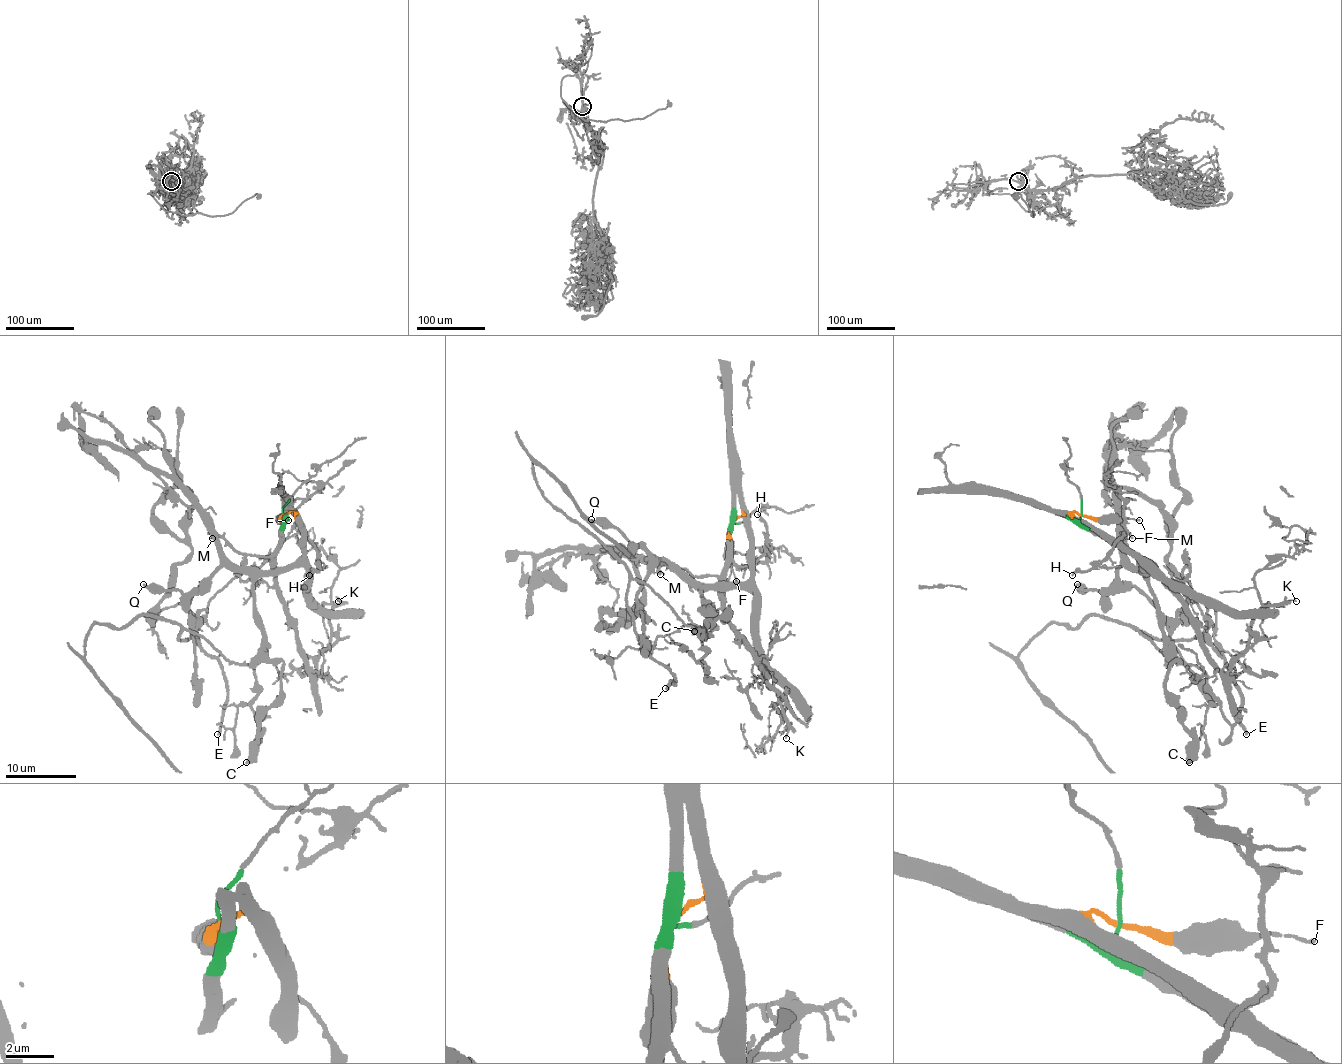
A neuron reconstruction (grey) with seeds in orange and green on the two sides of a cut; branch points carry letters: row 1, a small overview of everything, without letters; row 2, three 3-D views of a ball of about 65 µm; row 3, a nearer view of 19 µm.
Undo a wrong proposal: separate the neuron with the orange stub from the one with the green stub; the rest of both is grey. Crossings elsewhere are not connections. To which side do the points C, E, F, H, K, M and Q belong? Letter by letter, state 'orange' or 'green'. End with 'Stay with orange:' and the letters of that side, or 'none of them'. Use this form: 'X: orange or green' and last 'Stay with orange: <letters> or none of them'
C: orange
E: green
F: orange
H: green
K: green
M: green
Q: orange
Stay with orange: C, F, Q

